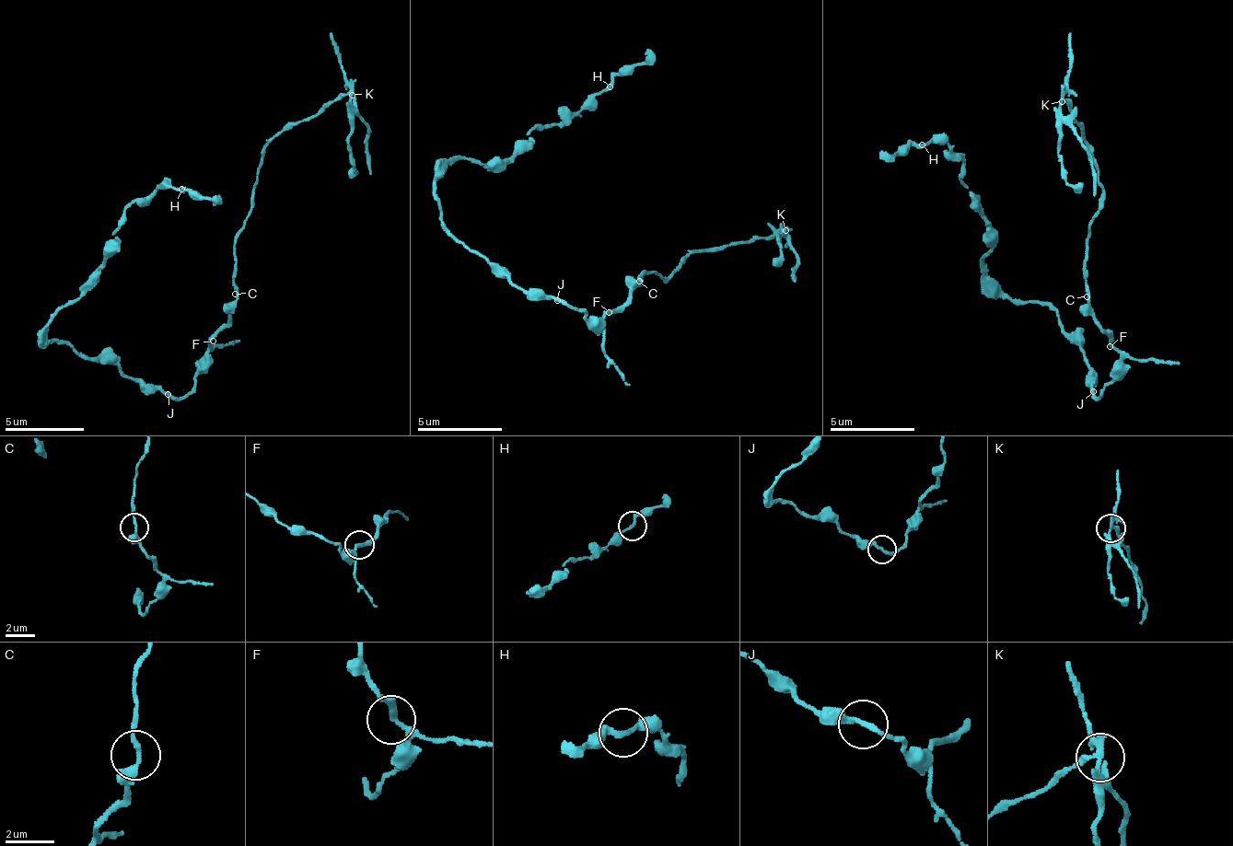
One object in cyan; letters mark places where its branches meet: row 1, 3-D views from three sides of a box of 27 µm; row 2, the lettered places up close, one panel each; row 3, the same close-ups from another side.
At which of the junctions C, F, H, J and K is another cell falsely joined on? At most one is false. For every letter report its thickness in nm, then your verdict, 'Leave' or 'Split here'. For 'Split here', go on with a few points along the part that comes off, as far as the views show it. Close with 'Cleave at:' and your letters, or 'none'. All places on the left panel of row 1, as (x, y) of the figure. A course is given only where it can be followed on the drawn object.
C: Thickness 220 nm. Leave
F: Thickness 160 nm. Leave
H: Thickness 200 nm. Leave
J: Thickness 220 nm. Leave
K: Thickness 200 nm. Split here. Course of the part to remove: (353, 96), (353, 111), (366, 124), (371, 176)
Cleave at: K

